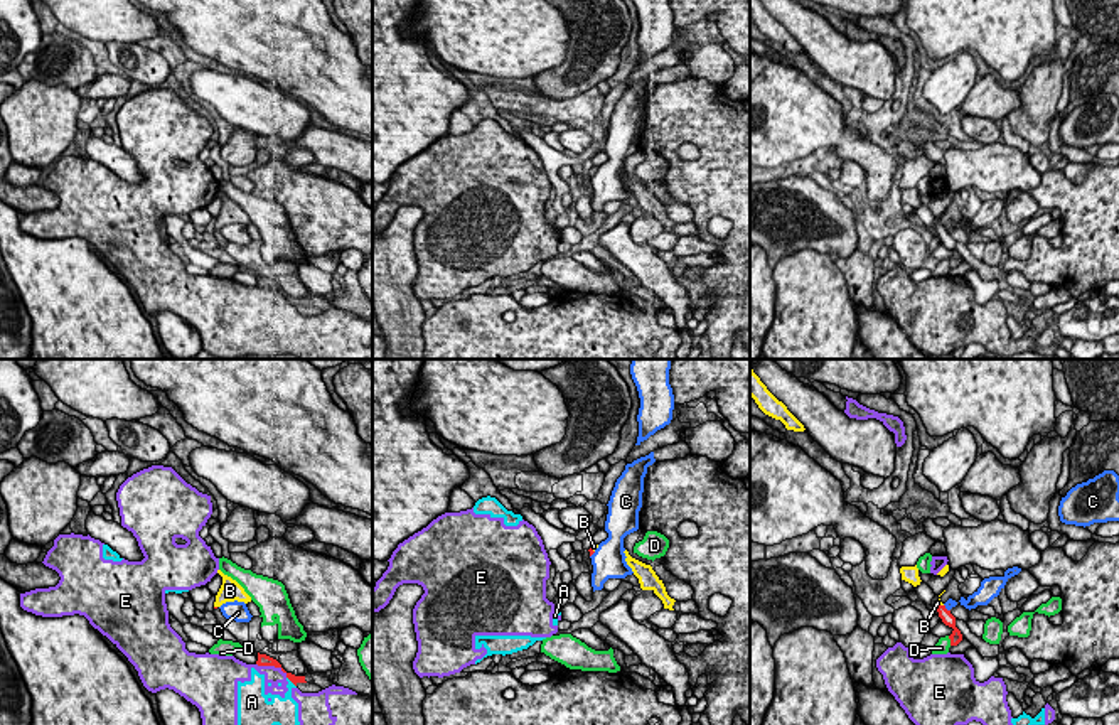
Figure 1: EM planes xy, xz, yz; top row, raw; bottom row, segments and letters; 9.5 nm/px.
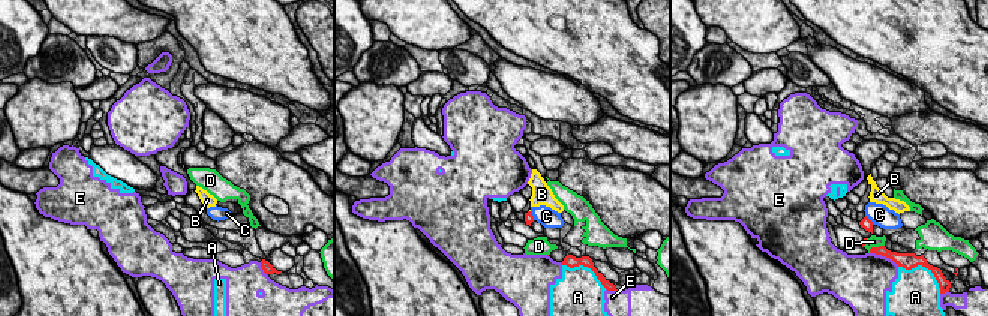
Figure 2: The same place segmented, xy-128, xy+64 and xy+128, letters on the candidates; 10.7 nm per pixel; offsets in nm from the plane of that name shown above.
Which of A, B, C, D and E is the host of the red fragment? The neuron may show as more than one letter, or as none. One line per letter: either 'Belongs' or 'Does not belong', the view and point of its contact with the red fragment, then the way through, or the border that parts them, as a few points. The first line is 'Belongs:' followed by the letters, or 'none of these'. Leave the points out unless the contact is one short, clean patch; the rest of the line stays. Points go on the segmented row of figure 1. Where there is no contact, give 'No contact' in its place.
Belongs: B
A: Does not belong. Touches red at xy (290, 680)
B: Belongs. Touches red at yz (939, 606). Path across: yz (944, 614), (939, 606), (937, 602)
C: Does not belong. Touches red at yz (944, 607)
D: Does not belong. Touches red at yz (951, 641)
E: Does not belong. Touches red at xy (272, 665)

